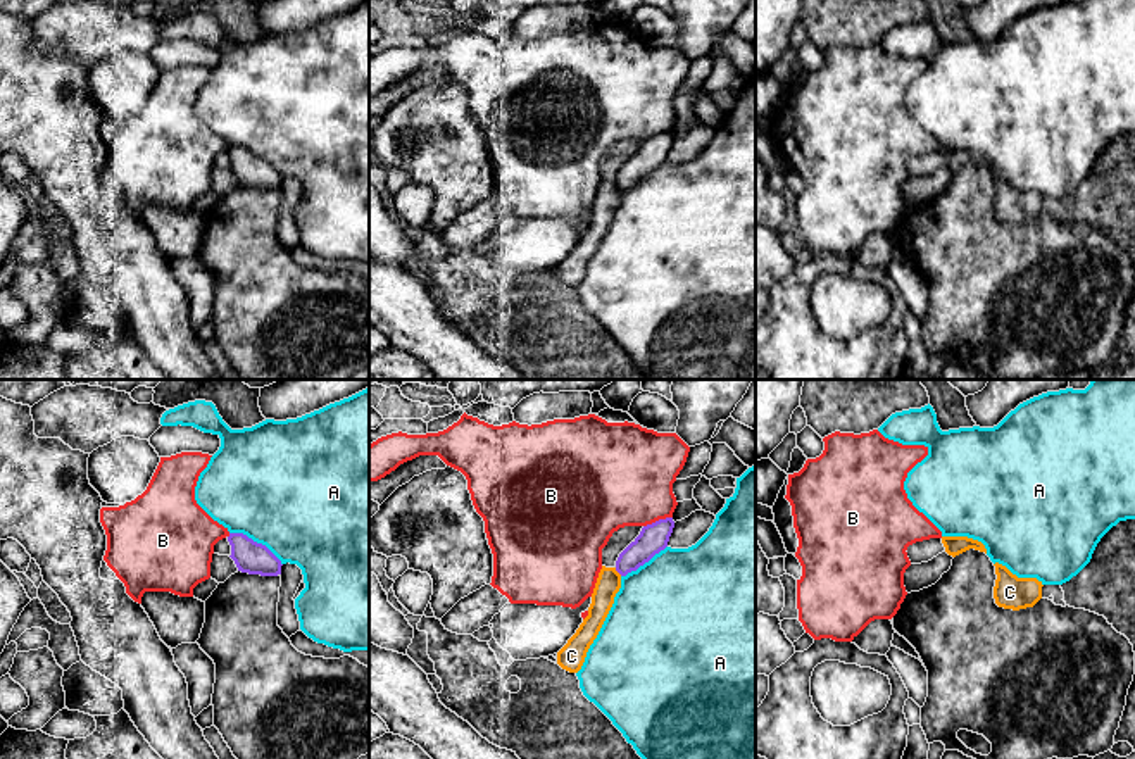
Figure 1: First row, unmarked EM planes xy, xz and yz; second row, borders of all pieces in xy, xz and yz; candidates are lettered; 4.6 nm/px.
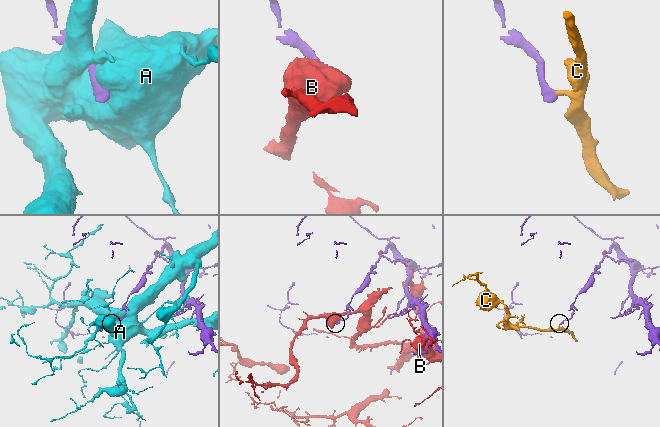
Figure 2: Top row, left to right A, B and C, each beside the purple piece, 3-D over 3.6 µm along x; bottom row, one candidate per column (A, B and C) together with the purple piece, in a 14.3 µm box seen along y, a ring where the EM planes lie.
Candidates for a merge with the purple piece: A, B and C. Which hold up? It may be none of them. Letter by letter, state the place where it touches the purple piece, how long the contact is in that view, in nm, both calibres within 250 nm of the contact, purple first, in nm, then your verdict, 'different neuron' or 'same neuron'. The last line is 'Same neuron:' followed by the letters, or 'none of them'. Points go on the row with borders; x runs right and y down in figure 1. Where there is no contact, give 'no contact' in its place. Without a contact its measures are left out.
A: xy (256, 542) | 300 nm | 150/480 nm | different neuron
B: xz (659, 520) | 140 nm | 140/440 nm | different neuron
C: xz (618, 571) | 50 nm | 140/110 nm | different neuron
Same neuron: none of them

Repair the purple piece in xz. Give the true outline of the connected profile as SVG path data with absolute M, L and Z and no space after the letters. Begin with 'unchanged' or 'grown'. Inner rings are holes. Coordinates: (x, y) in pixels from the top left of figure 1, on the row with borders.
unchanged; M673 518L643 526L640 535L619 554L616 571L621 576L626 576L649 562L655 554L668 547L673 528Z

